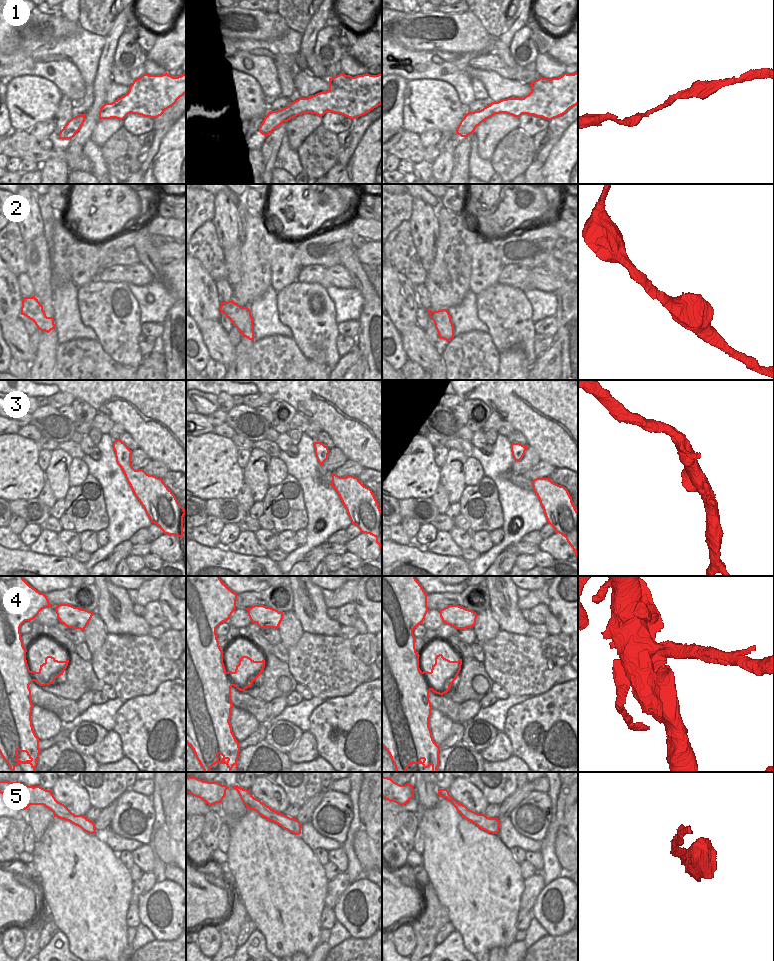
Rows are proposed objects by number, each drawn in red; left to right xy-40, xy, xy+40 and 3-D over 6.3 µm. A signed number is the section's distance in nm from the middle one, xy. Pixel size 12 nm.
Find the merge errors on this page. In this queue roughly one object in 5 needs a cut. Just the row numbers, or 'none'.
4

